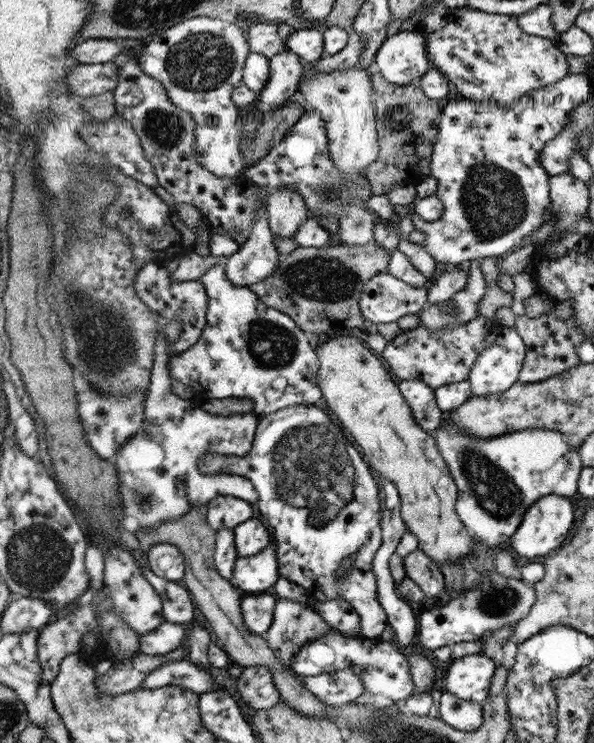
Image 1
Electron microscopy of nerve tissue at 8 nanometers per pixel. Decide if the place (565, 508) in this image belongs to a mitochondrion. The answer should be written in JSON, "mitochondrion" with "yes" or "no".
{"mitochondrion":"no"}

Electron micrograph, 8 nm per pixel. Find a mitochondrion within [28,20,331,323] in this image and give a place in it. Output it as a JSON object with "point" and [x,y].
{"point":[201,61]}

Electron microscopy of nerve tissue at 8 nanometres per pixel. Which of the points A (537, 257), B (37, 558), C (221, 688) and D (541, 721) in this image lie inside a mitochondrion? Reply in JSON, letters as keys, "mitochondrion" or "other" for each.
{"A":"other","B":"mitochondrion","C":"other","D":"other"}

